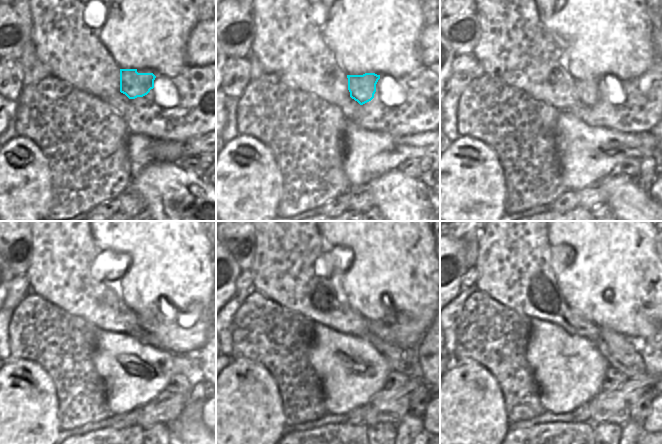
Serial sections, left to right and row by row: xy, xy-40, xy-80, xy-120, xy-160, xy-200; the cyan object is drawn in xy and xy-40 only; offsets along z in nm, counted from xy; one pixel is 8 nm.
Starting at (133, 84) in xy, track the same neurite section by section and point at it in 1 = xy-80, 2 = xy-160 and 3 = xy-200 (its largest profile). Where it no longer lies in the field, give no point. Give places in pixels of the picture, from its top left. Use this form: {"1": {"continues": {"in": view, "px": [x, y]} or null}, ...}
{"1": {"continues": {"in": "xy-80", "px": [588, 91]}}, "2": {"continues": {"in": "xy-160", "px": [405, 361]}}, "3": {"continues": {"in": "xy-200", "px": [622, 353]}}}

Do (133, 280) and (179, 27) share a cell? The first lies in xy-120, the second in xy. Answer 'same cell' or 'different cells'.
same cell

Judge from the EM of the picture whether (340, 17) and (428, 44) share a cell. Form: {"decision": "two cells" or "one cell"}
{"decision": "two cells"}

